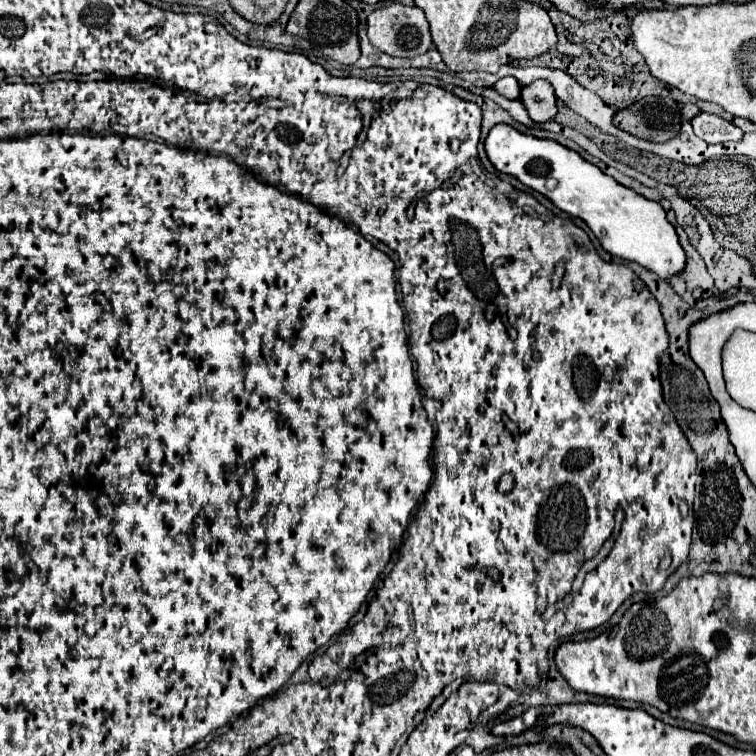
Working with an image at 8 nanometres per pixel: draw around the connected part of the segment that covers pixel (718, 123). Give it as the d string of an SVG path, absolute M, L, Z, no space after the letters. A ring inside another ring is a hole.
M699 113L691 119L691 125L695 129L695 135L707 143L725 143L725 141L739 141L743 137L743 131L735 127L733 123L725 121L719 115L711 113Z

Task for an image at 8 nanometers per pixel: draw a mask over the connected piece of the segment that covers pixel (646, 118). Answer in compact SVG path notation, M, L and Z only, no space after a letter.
M643 97L617 111L613 123L639 139L663 143L679 133L681 105L671 97Z

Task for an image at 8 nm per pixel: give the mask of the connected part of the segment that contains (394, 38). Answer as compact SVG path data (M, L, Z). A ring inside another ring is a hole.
M397 1L375 9L367 17L367 37L377 49L393 57L417 57L427 53L433 45L425 13L415 5L403 5Z

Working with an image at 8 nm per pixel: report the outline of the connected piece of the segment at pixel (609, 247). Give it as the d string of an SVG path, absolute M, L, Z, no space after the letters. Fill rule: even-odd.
M499 123L489 131L485 151L489 161L501 173L517 177L523 185L551 199L551 203L561 211L583 219L599 239L601 247L613 257L639 263L663 281L683 273L685 251L679 245L677 233L667 221L663 207L633 189L623 187L573 149L563 147L553 139L537 139L533 135L519 133L511 125Z

